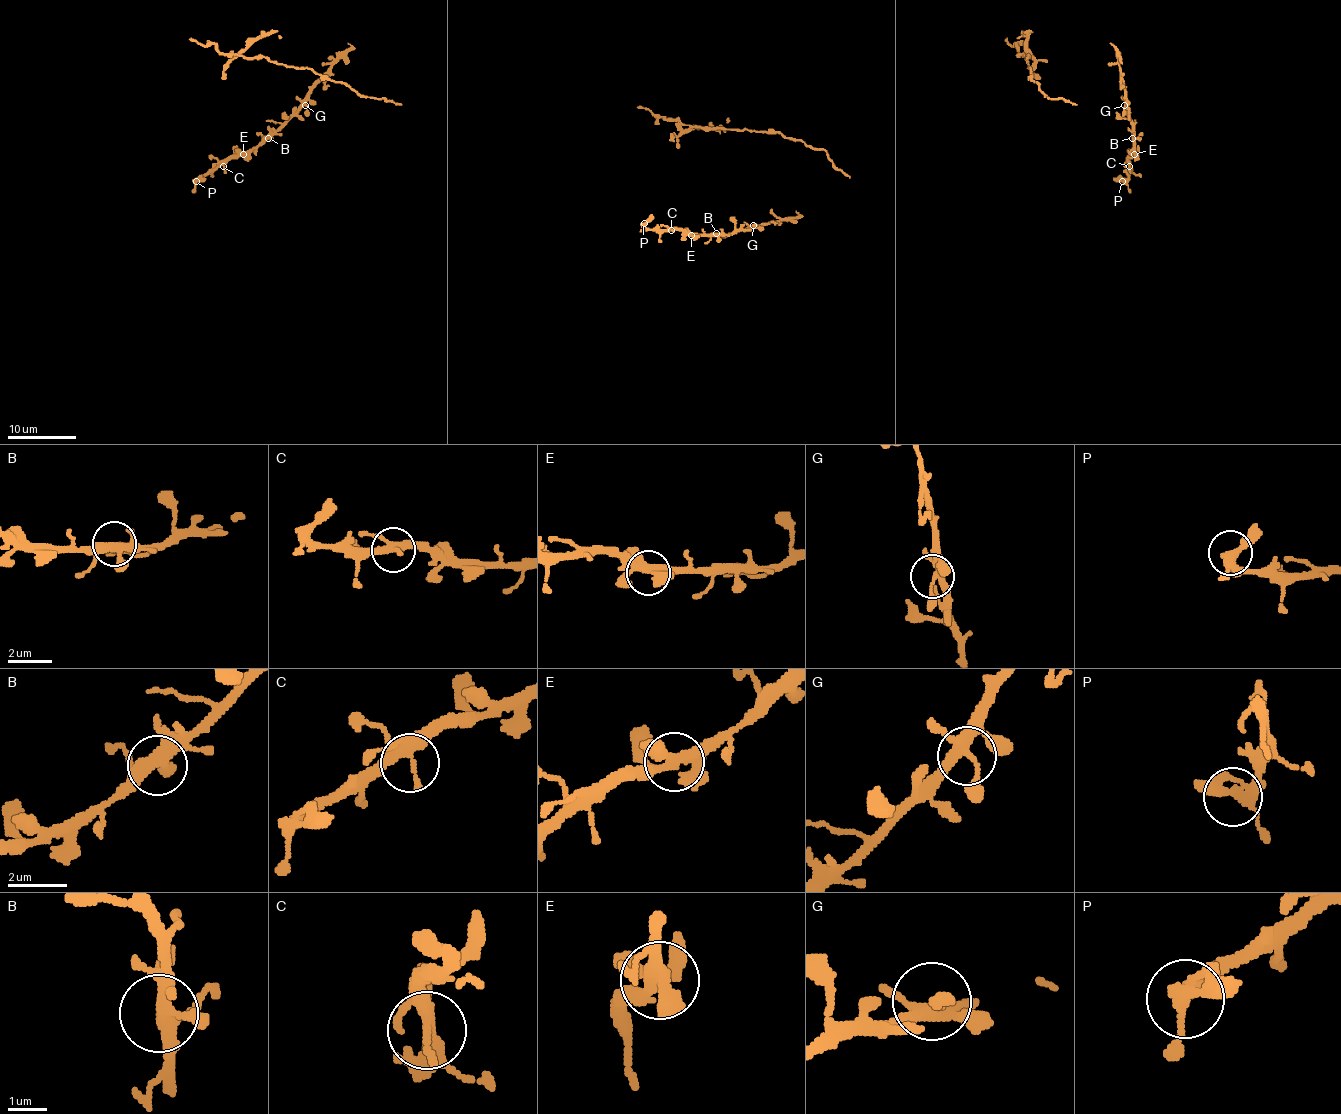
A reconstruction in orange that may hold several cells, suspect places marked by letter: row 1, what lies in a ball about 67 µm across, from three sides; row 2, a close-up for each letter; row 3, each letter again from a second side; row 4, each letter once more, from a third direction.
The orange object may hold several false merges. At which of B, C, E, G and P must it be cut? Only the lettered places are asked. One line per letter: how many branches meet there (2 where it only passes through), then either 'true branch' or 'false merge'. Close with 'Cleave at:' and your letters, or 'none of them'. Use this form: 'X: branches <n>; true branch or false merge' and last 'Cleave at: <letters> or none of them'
B: branches 4; true branch
C: branches 4; true branch
E: branches 5; true branch
G: branches 5; true branch
P: branches 3; true branch
Cleave at: none of them

